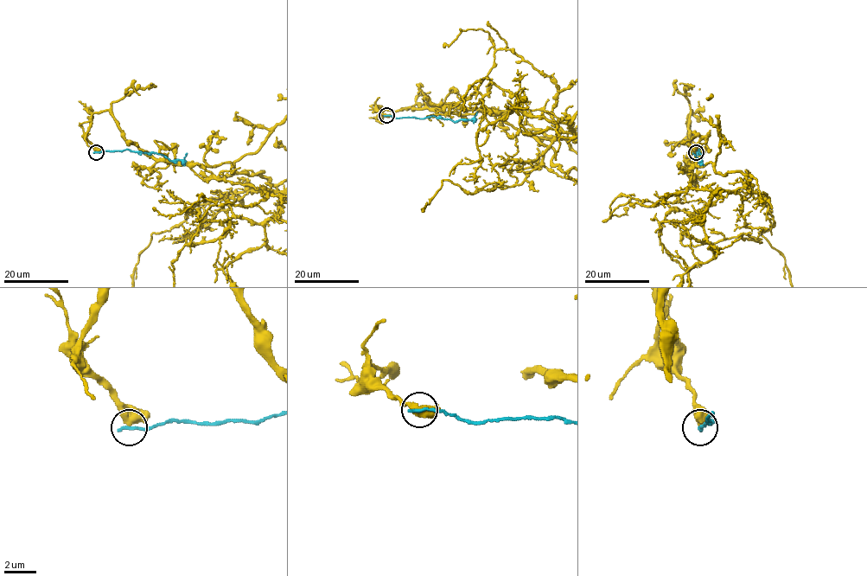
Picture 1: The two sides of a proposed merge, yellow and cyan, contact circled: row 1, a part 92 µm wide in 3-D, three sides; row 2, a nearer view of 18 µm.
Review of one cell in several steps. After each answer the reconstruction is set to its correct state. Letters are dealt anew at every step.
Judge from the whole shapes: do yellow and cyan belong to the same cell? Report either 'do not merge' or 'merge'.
do not merge

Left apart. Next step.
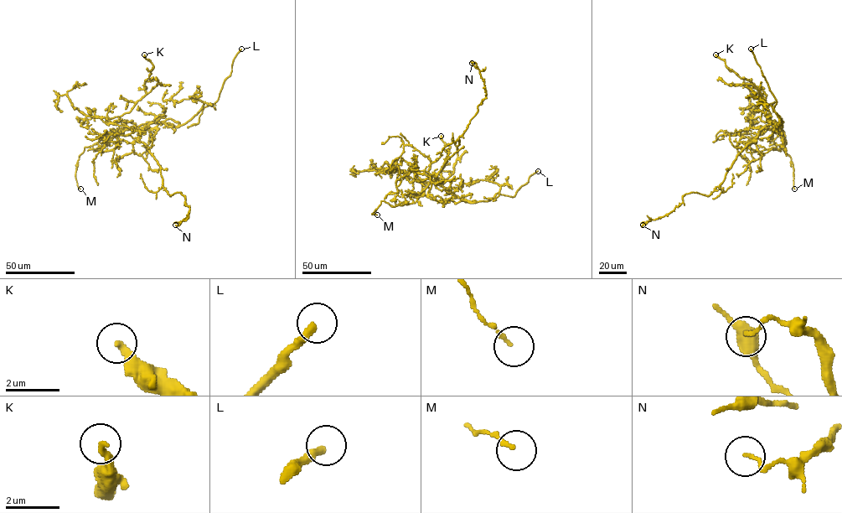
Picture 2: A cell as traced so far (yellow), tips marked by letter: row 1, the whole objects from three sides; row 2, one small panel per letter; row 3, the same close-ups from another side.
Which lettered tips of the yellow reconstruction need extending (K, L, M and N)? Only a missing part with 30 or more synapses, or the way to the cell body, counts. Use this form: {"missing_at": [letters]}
{"missing_at": ["L"]}

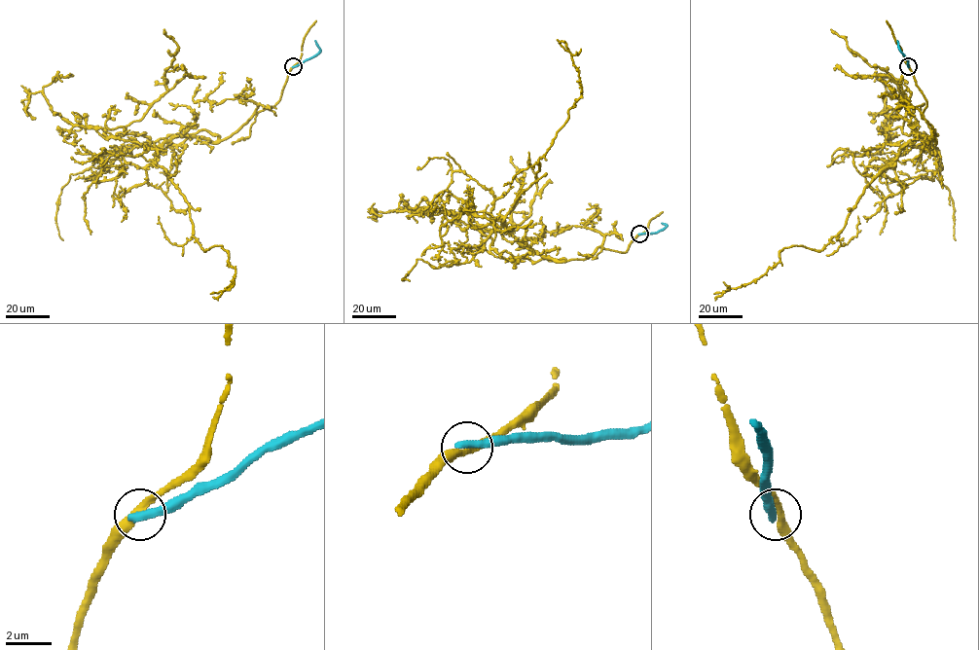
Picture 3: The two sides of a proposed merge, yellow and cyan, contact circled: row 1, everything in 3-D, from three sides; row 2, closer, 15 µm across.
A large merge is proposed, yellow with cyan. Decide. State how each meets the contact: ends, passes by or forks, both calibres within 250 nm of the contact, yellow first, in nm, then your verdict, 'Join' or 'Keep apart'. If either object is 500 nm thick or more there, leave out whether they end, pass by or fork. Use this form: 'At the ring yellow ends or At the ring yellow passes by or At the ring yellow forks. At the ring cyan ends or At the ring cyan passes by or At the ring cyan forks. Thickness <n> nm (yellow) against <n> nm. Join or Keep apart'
At the ring yellow passes by. At the ring cyan ends. Thickness 320 nm (yellow) against 420 nm. Keep apart

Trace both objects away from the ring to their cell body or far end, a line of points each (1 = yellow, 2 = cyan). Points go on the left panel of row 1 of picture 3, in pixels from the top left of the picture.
1: (293, 66), (277, 102), (230, 136), (159, 149), (193, 236), (235, 270), (213, 297)
2: (293, 66), (313, 57), (320, 50), (315, 40)

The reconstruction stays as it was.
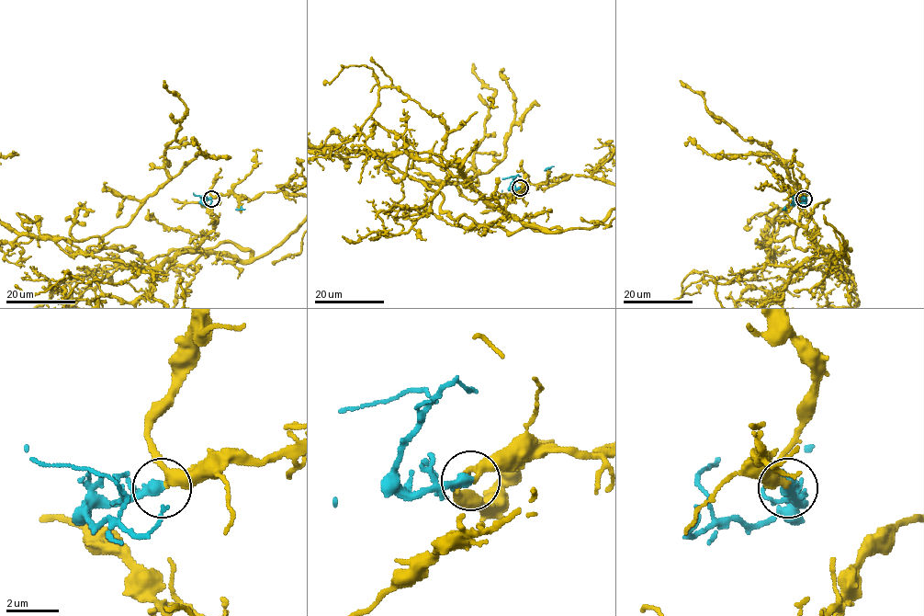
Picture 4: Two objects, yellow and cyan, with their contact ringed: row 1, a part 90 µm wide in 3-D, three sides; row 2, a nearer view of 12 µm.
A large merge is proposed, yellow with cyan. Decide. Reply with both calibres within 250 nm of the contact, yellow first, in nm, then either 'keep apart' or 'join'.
260/400 nm | join

